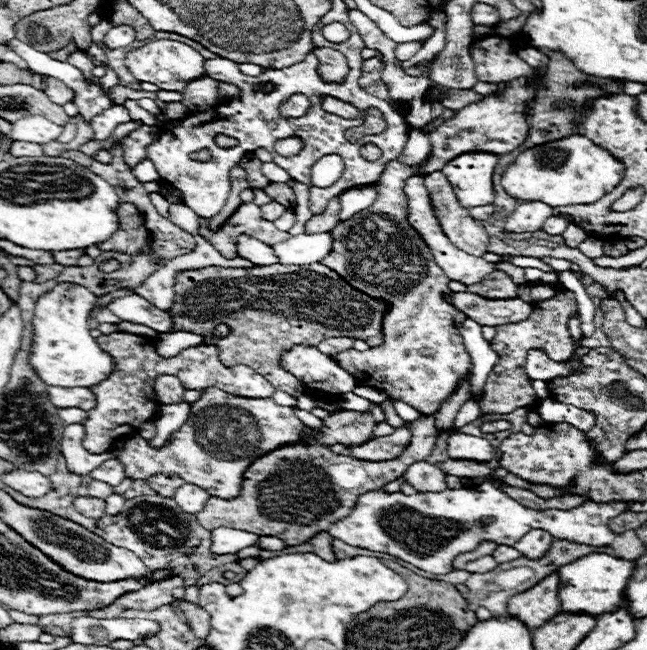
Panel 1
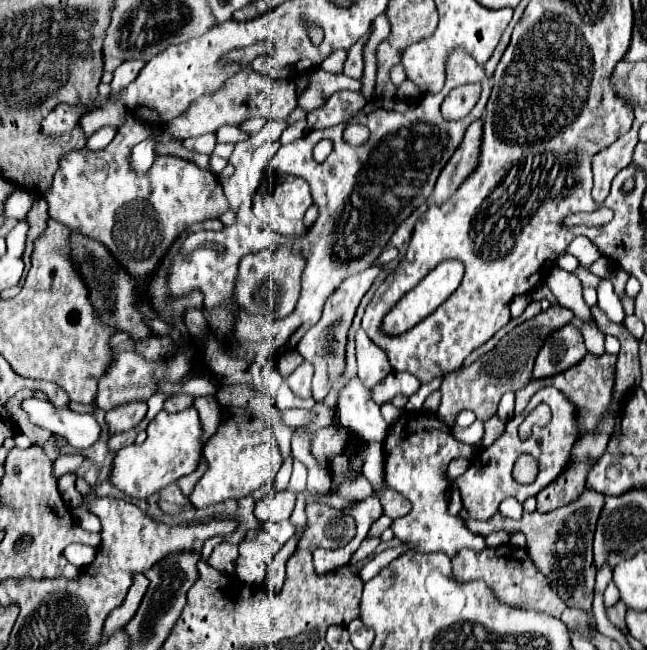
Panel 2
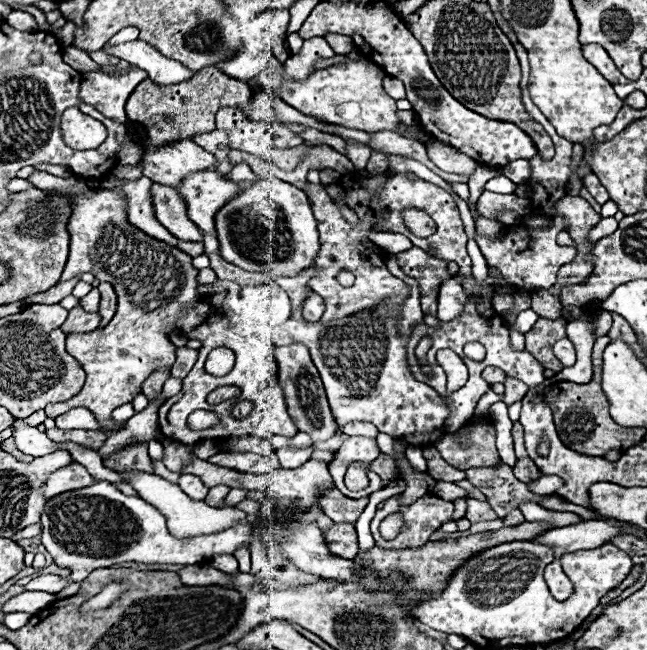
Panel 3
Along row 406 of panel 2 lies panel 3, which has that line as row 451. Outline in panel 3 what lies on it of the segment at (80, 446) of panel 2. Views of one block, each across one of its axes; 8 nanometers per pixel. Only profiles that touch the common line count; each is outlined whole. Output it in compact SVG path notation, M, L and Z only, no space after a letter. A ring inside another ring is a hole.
M22 420L14 422L14 438L16 438L16 446L24 452L30 454L34 458L38 456L46 456L52 454L56 450L64 450L64 446L60 442L52 442L44 432L40 432L34 426L24 426Z

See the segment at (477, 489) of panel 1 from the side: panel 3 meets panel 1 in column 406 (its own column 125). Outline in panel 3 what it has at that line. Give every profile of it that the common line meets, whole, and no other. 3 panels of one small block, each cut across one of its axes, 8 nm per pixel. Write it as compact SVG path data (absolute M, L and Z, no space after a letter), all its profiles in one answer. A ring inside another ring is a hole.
M96 482L88 488L64 492L44 504L42 512L42 544L54 556L56 566L68 568L70 576L43 575L26 585L27 591L44 591L56 594L72 582L84 580L96 568L110 568L120 562L138 564L202 564L216 554L234 554L236 548L248 544L252 528L238 524L218 534L176 540L166 530L164 516L144 502L140 496L126 496L110 482Z

